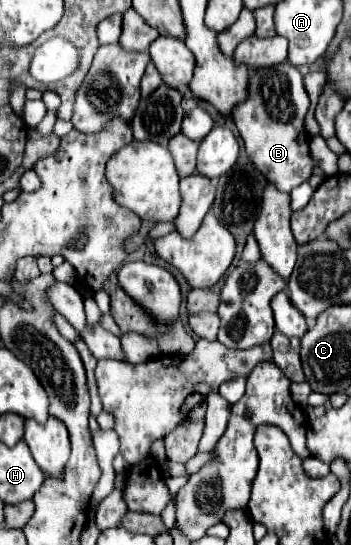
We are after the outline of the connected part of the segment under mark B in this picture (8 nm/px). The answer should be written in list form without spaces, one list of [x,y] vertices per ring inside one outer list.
[[[281,62],[273,68],[253,70],[249,78],[249,98],[235,106],[233,122],[243,138],[245,152],[255,168],[273,182],[281,192],[291,192],[295,186],[307,182],[317,166],[305,140],[305,114],[309,96],[303,86],[299,68]]]

